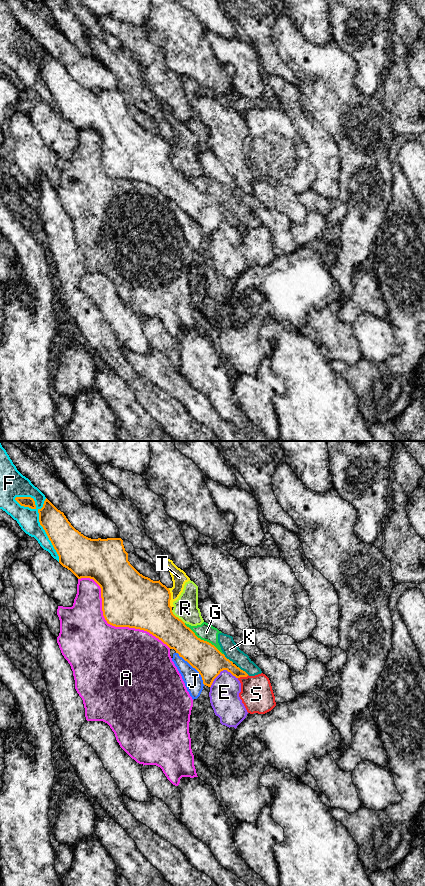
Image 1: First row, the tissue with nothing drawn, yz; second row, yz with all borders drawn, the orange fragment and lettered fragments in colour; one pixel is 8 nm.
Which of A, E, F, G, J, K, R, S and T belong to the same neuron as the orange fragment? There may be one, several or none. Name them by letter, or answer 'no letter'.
no letter

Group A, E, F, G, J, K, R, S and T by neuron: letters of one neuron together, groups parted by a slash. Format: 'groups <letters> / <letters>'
groups A / E / F / G / J / K / R T / S

